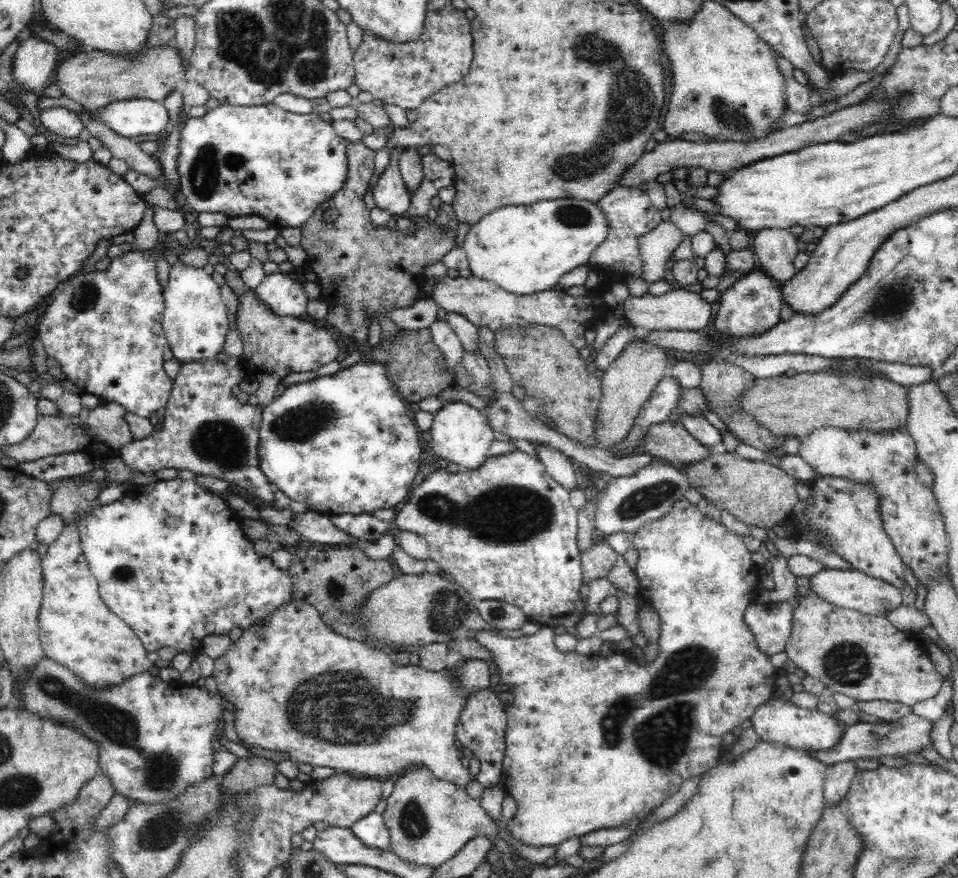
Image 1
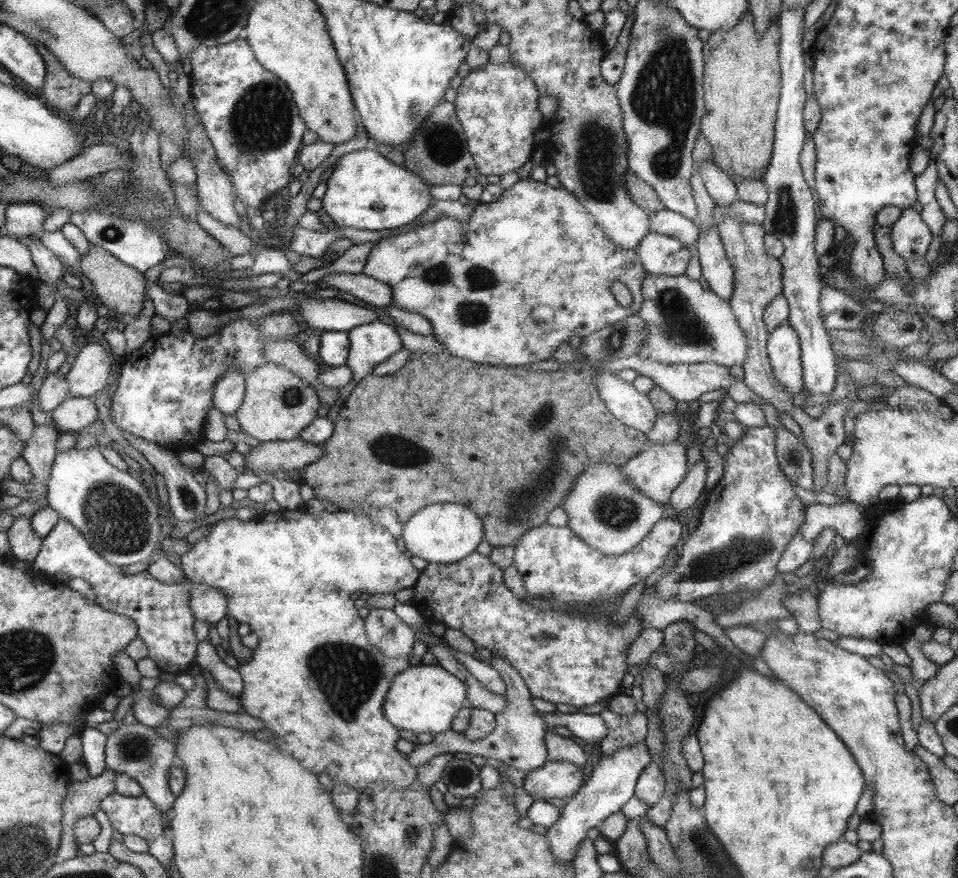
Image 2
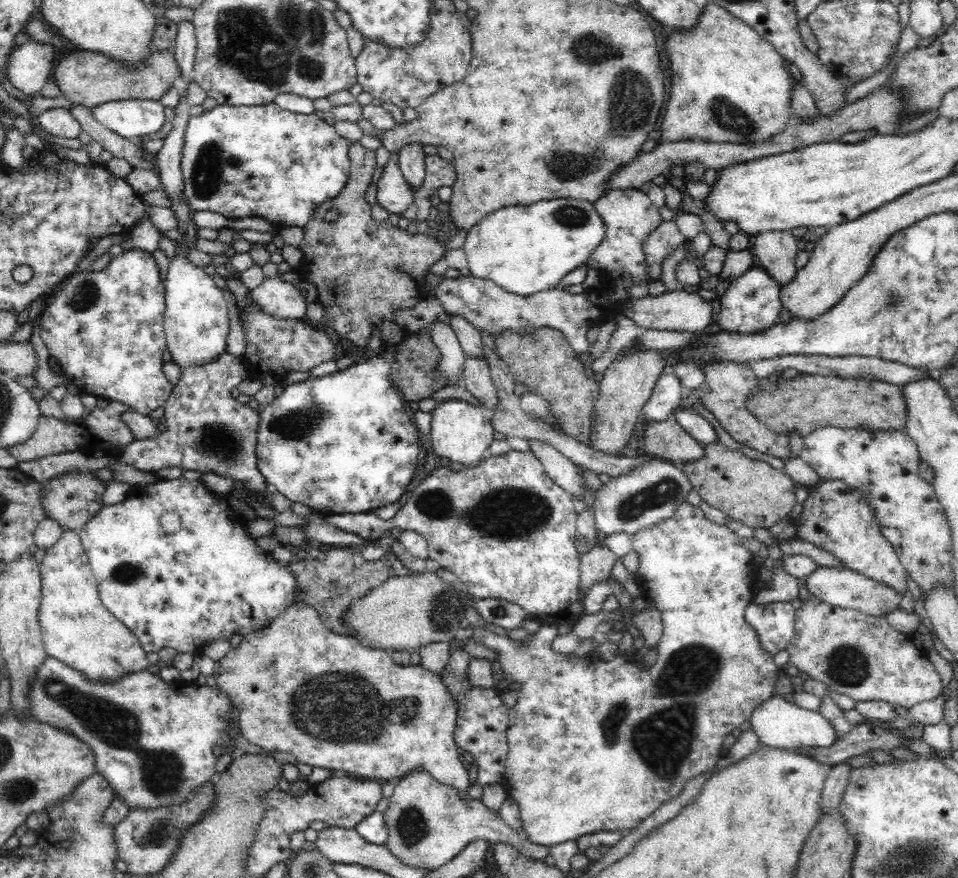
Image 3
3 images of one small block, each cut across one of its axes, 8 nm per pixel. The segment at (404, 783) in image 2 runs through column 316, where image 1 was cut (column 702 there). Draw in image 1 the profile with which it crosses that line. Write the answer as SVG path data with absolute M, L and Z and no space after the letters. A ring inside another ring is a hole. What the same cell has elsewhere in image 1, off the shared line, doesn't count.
M686 498L676 500L670 508L670 512L666 512L666 516L660 516L658 520L650 520L646 524L642 524L642 528L638 528L638 532L634 534L634 550L638 550L638 566L636 566L636 578L640 584L640 594L642 598L650 600L650 604L654 606L654 610L660 616L662 622L662 632L660 632L660 652L658 658L654 660L654 664L646 662L646 666L632 666L628 664L626 654L612 654L610 658L586 658L574 652L558 652L554 646L554 628L552 626L544 626L540 628L534 636L526 636L526 638L502 638L494 632L484 632L478 630L476 632L476 640L484 646L484 650L490 652L492 662L498 664L500 668L500 678L504 684L512 686L514 692L514 704L508 708L508 728L506 728L506 754L504 754L504 782L506 782L506 790L510 792L510 796L516 800L516 816L512 818L512 822L508 824L508 832L512 834L514 840L522 842L524 846L530 848L542 848L542 846L558 846L560 842L572 838L572 836L584 836L584 834L592 834L598 830L614 830L614 828L622 828L628 826L638 814L646 814L650 810L656 810L664 800L668 800L670 796L674 796L682 782L692 778L692 776L702 776L704 772L712 770L718 760L722 760L724 748L722 748L722 736L726 732L732 732L734 728L742 728L746 724L750 724L750 718L754 716L754 712L772 700L772 696L776 694L776 680L778 676L782 676L782 670L774 668L770 664L770 656L762 654L756 646L754 634L752 630L746 626L744 622L744 614L746 608L758 598L758 594L764 592L764 584L758 578L758 568L752 562L752 554L750 550L742 544L740 536L734 532L728 532L724 528L724 524L718 524L714 520L708 520L698 506L690 504Z

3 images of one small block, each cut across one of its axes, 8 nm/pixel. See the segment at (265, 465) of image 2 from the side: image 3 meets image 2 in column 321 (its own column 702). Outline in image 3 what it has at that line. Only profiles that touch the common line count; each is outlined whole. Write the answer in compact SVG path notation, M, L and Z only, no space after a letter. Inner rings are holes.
M670 416L664 422L648 422L644 428L644 450L648 456L684 466L704 456L704 446L694 440L676 420Z

